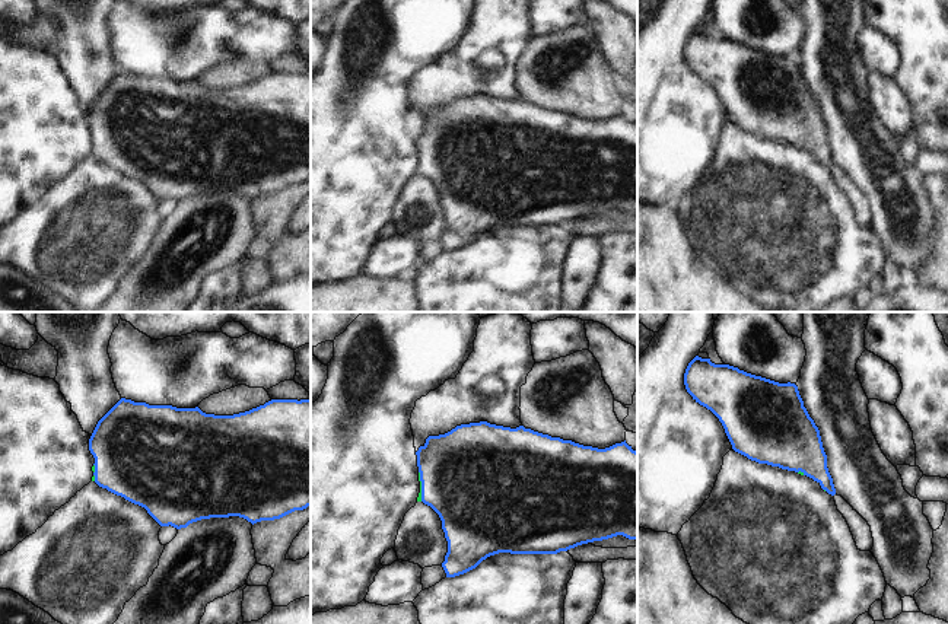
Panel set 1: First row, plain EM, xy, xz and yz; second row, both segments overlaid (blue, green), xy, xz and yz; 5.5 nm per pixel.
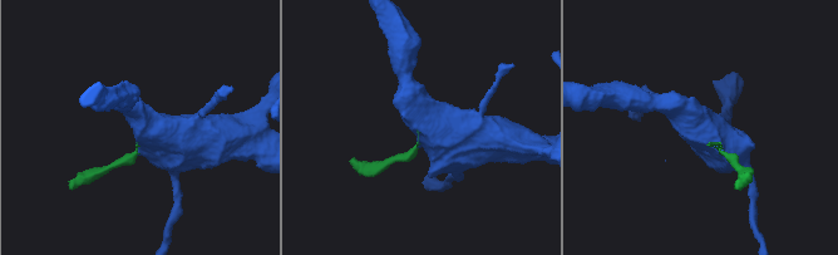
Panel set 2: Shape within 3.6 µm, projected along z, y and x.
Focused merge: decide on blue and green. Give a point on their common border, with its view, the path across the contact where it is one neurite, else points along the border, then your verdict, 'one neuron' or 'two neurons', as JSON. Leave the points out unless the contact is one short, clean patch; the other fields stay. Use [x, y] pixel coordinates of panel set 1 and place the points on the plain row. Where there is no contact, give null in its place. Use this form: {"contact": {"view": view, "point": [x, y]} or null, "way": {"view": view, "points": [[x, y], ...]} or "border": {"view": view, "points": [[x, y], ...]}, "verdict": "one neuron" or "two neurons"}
{"contact": {"view": "xz", "point": [422, 159]}, "way": {"view": "xz", "points": [[465, 147], [445, 159], [422, 159], [422, 169], [419, 172]]}, "verdict": "one neuron"}

